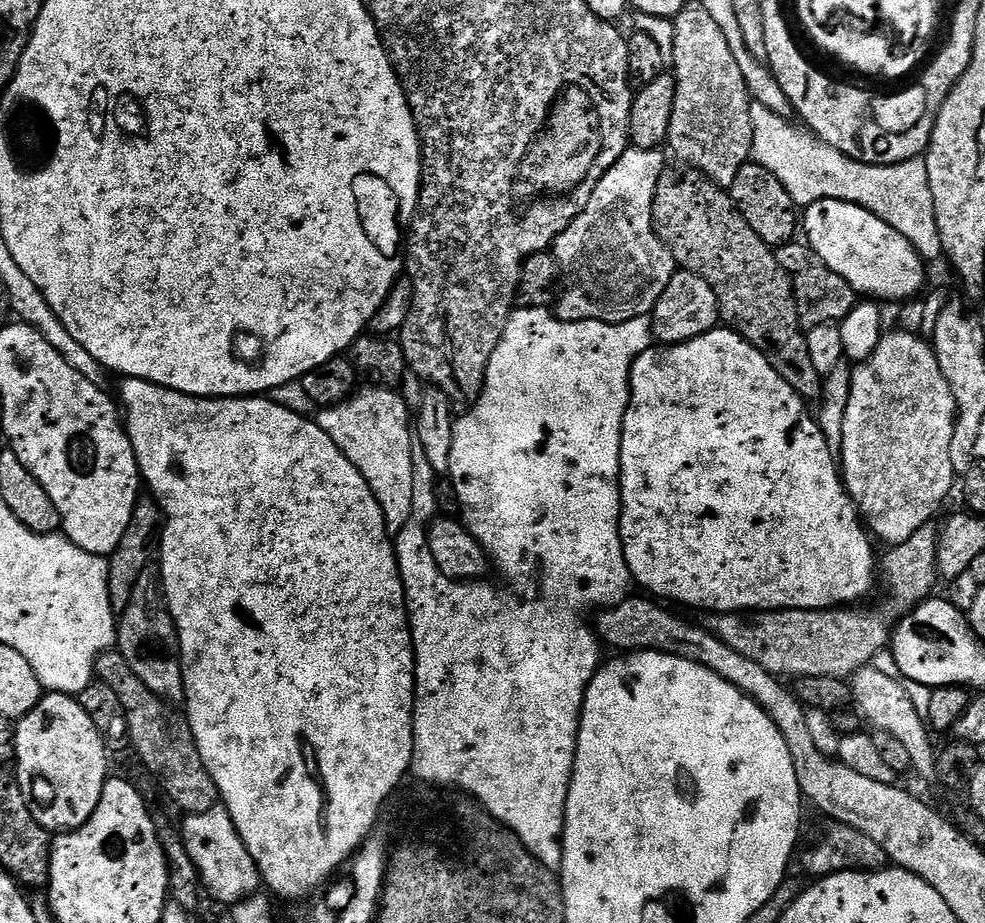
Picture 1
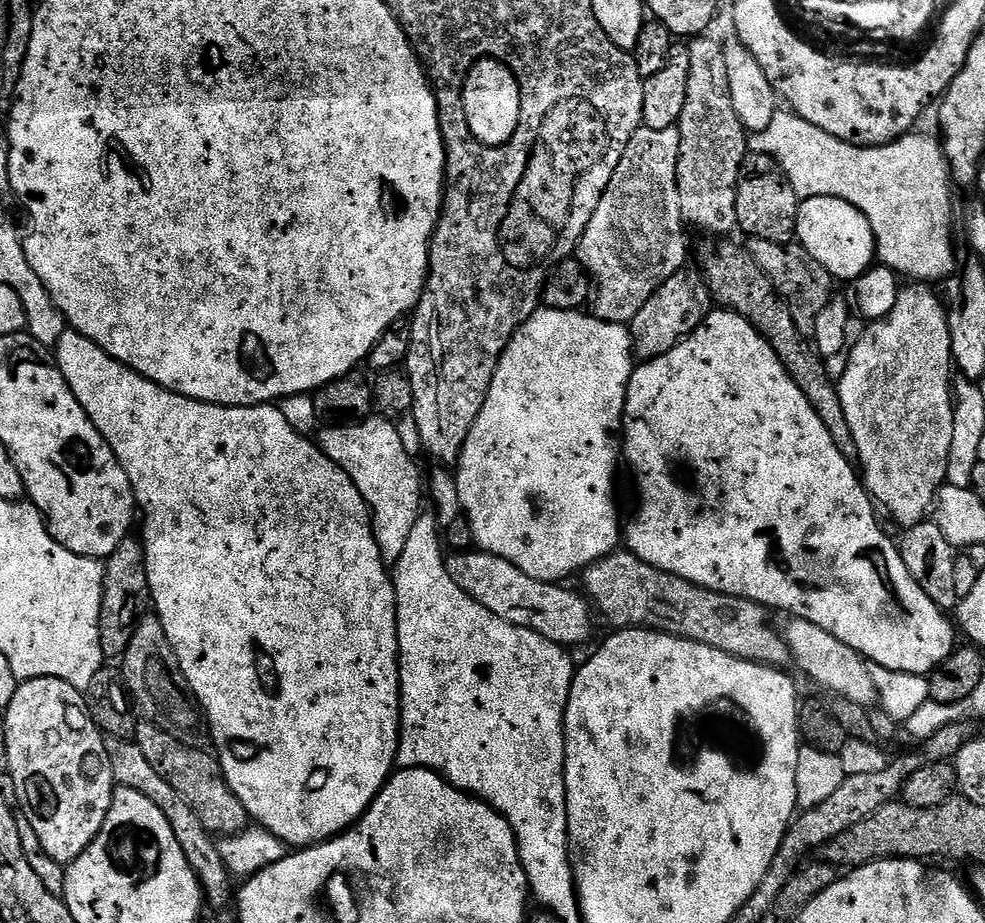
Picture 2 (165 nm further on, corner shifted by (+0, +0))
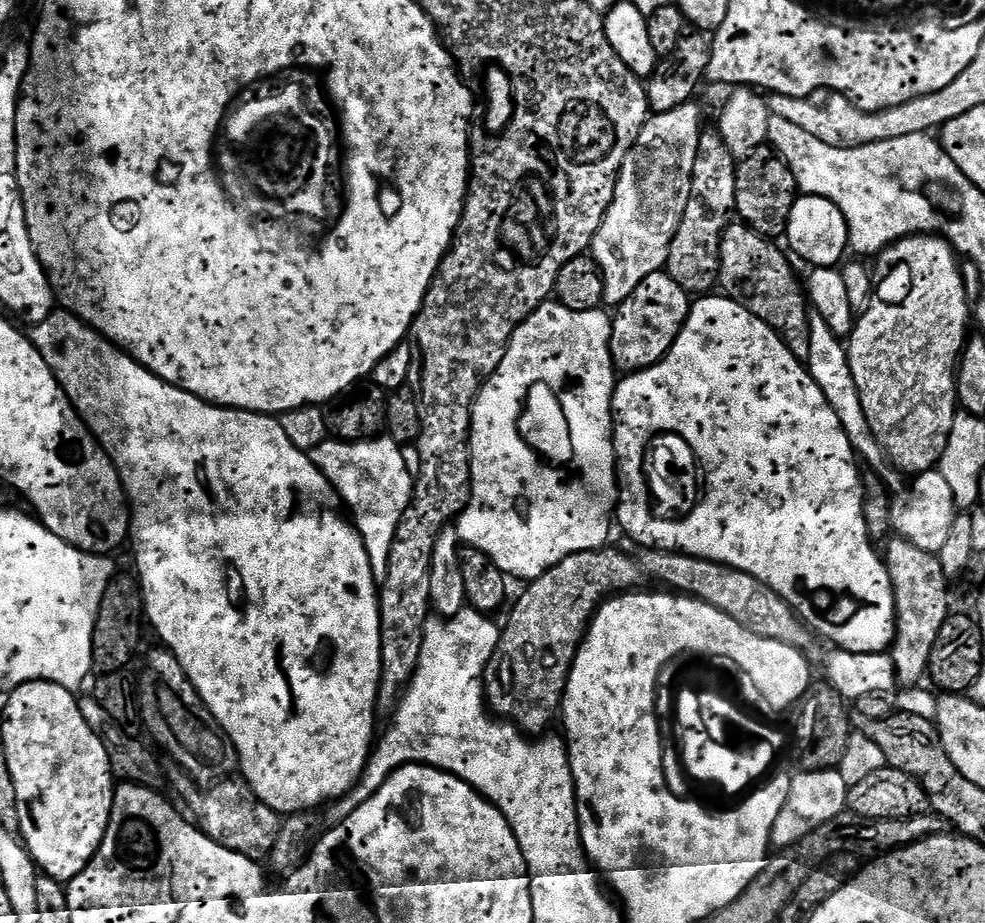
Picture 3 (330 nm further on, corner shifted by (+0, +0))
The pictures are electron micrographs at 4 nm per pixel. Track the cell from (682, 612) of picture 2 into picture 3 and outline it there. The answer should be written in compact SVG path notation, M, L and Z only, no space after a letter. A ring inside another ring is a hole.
M613 546L586 550L562 558L558 566L546 570L516 600L512 613L508 616L508 625L503 625L496 653L492 655L490 671L486 676L486 702L494 709L497 717L511 722L528 734L544 734L549 731L552 719L557 719L568 690L570 670L574 666L576 652L588 635L588 626L592 617L599 611L605 600L635 589L642 579L639 563Z

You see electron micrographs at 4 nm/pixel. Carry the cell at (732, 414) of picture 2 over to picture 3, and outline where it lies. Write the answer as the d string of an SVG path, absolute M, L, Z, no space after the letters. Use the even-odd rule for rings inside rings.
M704 294L693 303L688 311L688 317L684 323L684 329L678 334L674 346L654 366L625 375L616 385L616 393L612 399L612 411L614 413L614 439L616 441L616 470L619 483L622 485L622 499L619 501L615 519L624 527L624 532L640 544L641 549L661 548L664 552L685 552L687 556L706 558L712 562L724 564L727 568L742 570L758 582L766 582L770 590L774 590L784 601L794 609L797 616L812 629L817 637L825 636L833 640L837 649L845 652L871 652L887 653L891 649L898 629L896 616L896 591L892 588L892 578L888 573L887 563L876 553L877 545L868 534L866 514L864 513L864 482L862 468L858 463L858 453L852 447L850 438L838 420L838 414L834 414L834 406L818 390L818 382L808 372L805 361L800 360L786 346L774 329L762 318L758 318L739 300L731 300L723 294ZM656 428L676 428L676 432L684 432L692 444L696 444L696 452L704 459L704 465L709 467L707 472L708 501L705 501L703 510L696 513L693 521L687 526L666 525L661 522L650 522L647 497L642 494L642 477L640 467L632 461L639 454L641 441L647 436L652 436Z

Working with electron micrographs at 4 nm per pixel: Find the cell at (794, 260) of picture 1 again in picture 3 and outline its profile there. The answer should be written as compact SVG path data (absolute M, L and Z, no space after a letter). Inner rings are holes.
M743 222L729 224L720 243L720 278L718 284L723 295L745 304L755 316L762 318L762 322L770 325L784 339L786 346L797 358L806 362L810 358L810 330L812 329L810 301L806 295L806 288L801 277L800 280L796 277L791 262L784 257L785 249L783 247L780 249L776 244L779 243L759 236L757 232L753 232Z

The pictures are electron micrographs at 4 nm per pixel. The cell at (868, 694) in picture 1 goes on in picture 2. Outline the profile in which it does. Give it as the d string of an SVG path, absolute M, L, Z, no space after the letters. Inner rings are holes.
M799 618L789 621L789 624L782 628L782 635L788 644L795 667L800 667L818 687L825 688L825 693L842 694L842 698L850 698L850 702L858 702L858 706L866 709L877 703L874 678L868 669L869 661L850 646L846 646L846 642L838 642L834 634L826 634L822 626L814 626L814 622Z

